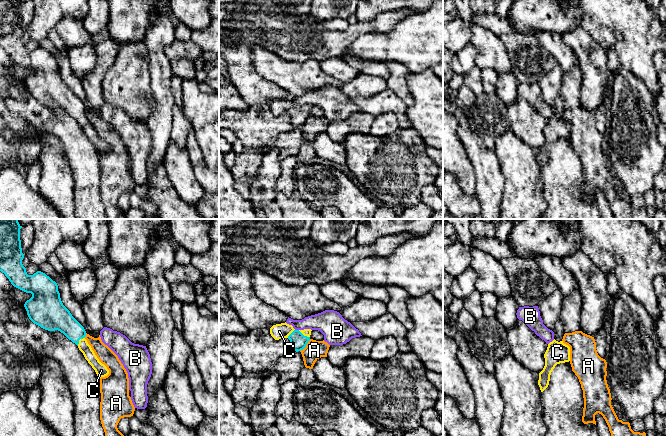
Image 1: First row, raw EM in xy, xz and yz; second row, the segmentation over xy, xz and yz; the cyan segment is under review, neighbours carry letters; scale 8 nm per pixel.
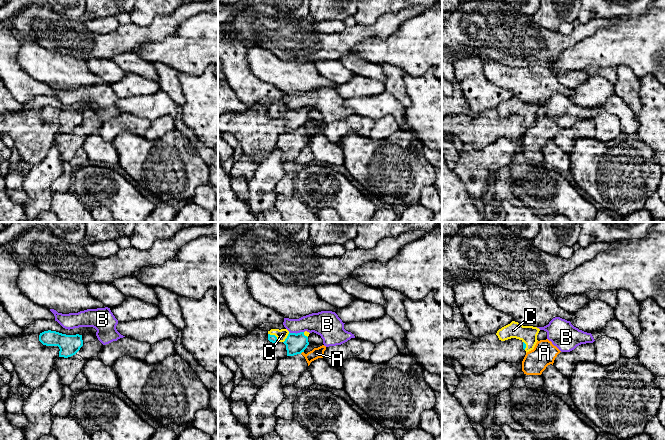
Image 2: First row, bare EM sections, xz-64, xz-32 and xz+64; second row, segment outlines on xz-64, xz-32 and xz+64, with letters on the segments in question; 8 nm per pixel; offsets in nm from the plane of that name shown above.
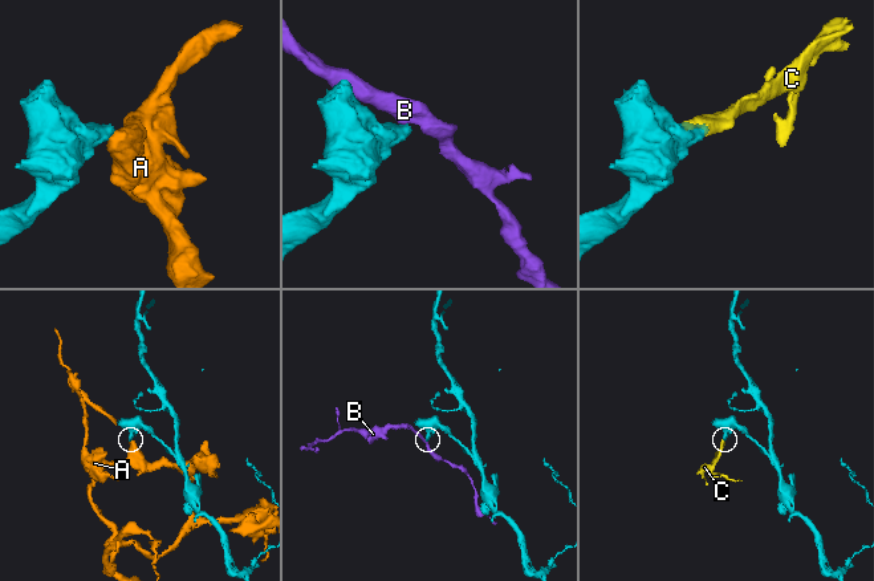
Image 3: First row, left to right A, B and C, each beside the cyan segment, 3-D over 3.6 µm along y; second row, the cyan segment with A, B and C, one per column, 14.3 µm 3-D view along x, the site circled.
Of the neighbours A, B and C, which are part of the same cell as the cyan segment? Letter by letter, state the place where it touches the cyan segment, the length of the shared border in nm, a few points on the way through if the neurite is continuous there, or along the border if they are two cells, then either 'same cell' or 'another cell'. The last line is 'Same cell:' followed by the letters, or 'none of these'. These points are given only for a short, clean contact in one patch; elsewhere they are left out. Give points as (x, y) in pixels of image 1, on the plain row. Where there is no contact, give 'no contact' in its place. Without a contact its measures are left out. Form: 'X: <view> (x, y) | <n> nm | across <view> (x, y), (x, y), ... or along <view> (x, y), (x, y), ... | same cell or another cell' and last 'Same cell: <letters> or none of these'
A: xz (306, 120) | 130 nm | along xz (310, 115), (300, 127) | another cell
B: xz (297, 106) | 30 nm | along xz (295, 105), (298, 106) | another cell
C: xy (79, 115) | 90 nm | across xy (57, 93), (79, 115), (84, 123) | same cell
Same cell: C

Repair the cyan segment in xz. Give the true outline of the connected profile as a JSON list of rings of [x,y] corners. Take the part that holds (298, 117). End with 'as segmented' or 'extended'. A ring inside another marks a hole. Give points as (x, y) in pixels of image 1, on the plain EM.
[[[285,99],[273,101],[270,110],[275,116],[288,114],[291,123],[298,128],[303,126],[310,116],[311,105],[295,106],[292,101]]]; extended

